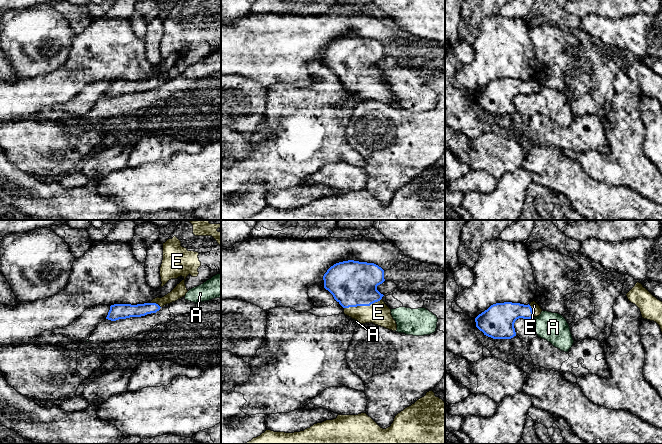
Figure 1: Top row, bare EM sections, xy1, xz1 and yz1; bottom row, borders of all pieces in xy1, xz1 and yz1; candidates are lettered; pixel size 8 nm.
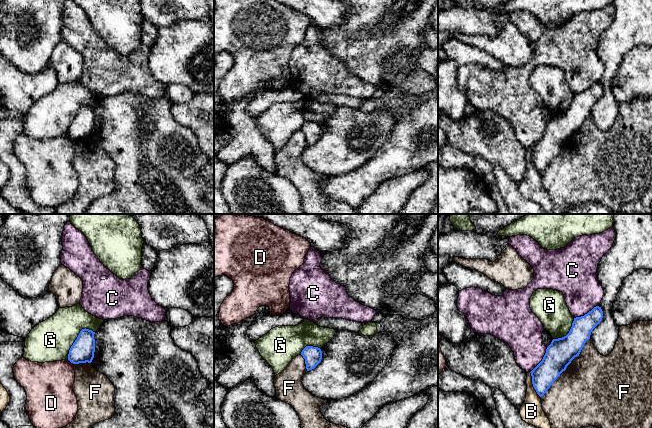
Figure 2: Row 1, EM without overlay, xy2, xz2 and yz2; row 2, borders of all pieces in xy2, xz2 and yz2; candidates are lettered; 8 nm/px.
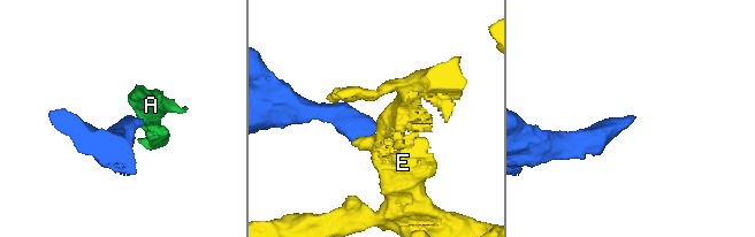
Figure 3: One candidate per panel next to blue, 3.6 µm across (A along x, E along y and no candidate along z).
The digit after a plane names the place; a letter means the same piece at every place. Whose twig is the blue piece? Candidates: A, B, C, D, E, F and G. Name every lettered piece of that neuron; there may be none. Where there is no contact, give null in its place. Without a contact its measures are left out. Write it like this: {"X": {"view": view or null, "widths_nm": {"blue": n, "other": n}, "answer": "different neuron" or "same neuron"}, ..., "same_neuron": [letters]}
{"A": {"view": "yz1", "widths_nm": {"blue": 240, "other": 240}, "answer": "different neuron"}, "B": {"view": "yz2", "widths_nm": {"blue": 200, "other": 180}, "answer": "different neuron"}, "C": {"view": "yz2", "widths_nm": {"blue": 220, "other": 280}, "answer": "different neuron"}, "D": {"view": "xy2", "widths_nm": {"blue": 190, "other": 360}, "answer": "different neuron"}, "E": {"view": "xz1", "widths_nm": {"blue": 360, "other": 190}, "answer": "same neuron"}, "F": {"view": "yz2", "widths_nm": {"blue": 220, "other": 500}, "answer": "different neuron"}, "G": {"view": "xy2", "widths_nm": {"blue": 190, "other": 320}, "answer": "different neuron"}, "same_neuron": ["E"]}

